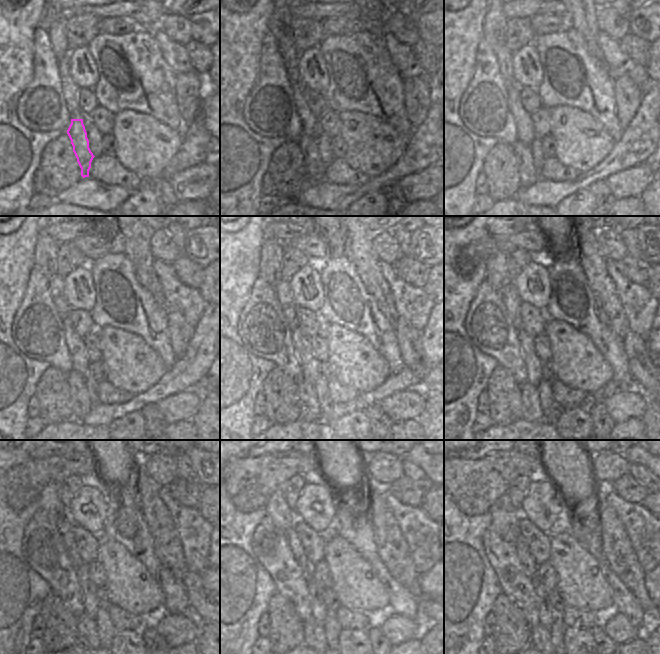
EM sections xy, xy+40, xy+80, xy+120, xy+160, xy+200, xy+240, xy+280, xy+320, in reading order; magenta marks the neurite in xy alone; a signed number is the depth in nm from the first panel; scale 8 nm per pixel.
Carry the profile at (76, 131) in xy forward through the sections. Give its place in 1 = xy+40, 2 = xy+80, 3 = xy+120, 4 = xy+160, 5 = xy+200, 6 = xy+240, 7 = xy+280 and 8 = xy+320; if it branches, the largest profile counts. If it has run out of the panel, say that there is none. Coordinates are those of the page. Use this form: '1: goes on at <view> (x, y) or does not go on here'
1: goes on at xy+40 (318, 154)
2: goes on at xy+80 (538, 157)
3: goes on at xy+120 (91, 383)
4: goes on at xy+160 (320, 385)
5: goes on at xy+200 (552, 410)
6: goes on at xy+240 (105, 628)
7: goes on at xy+280 (331, 626)
8: goes on at xy+320 (557, 629)

